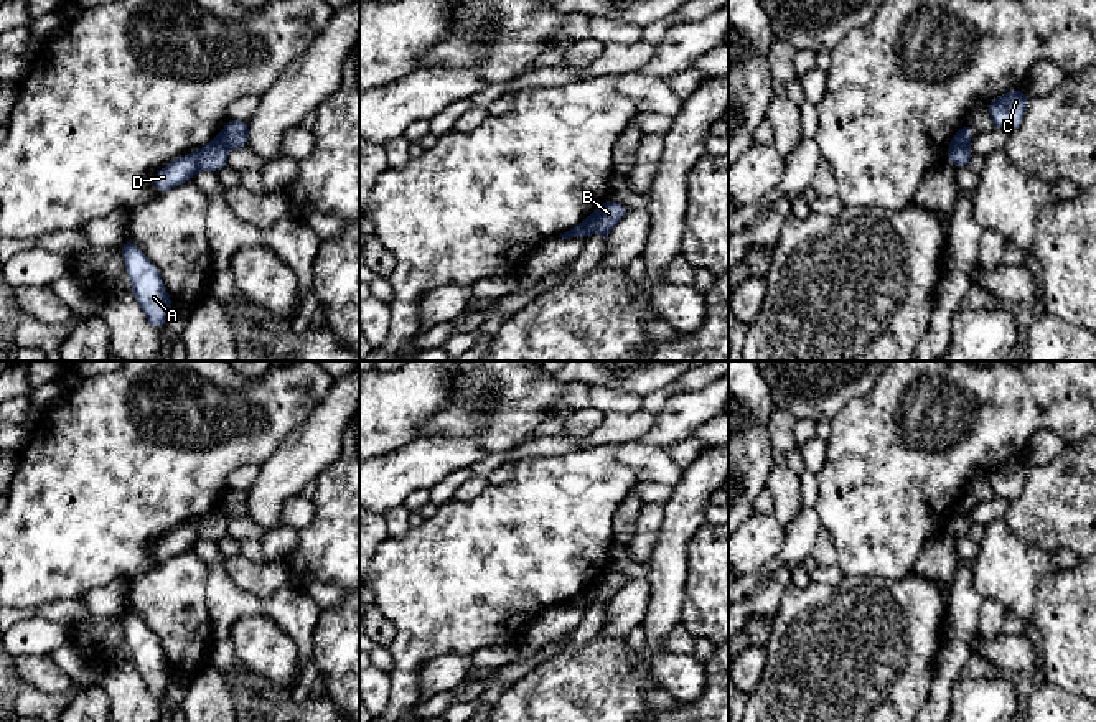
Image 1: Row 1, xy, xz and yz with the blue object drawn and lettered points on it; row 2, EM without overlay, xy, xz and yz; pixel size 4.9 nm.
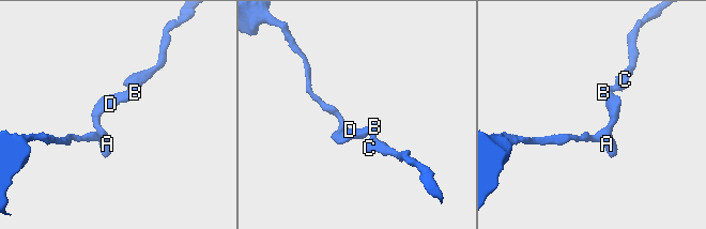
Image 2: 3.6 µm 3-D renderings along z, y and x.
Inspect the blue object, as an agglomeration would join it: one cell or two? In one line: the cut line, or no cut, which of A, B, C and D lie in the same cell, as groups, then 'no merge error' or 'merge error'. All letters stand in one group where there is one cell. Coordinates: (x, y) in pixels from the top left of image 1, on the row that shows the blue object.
xz (594, 215), (590, 231) | A D / B C | merge error

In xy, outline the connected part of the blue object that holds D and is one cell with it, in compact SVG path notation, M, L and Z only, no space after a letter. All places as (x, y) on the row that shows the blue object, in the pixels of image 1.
M213 138L198 152L176 158L162 168L153 178L153 186L158 193L165 193L188 180L198 171L219 171L227 166L229 147L219 138Z

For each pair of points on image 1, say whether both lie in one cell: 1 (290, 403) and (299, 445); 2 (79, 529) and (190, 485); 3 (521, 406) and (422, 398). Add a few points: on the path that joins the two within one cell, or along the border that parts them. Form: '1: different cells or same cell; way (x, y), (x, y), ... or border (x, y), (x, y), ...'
1: different cells; border (322, 399), (271, 457)
2: same cell; way (107, 501), (124, 485), (162, 485)
3: different cells; border (454, 378), (450, 401), (419, 424)

